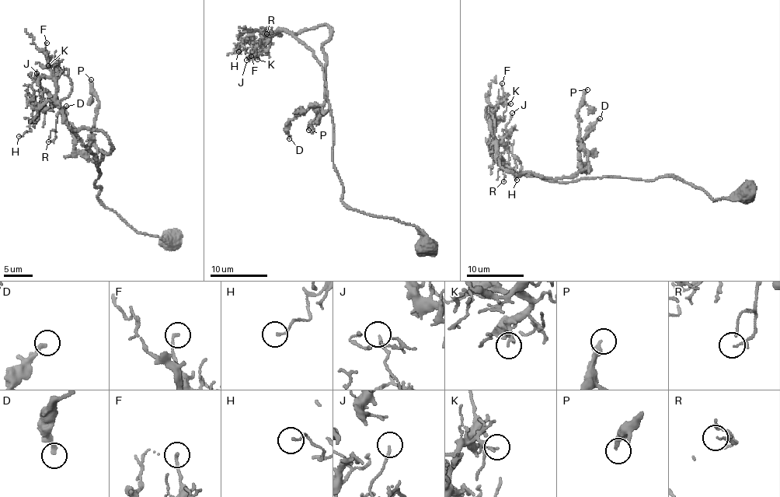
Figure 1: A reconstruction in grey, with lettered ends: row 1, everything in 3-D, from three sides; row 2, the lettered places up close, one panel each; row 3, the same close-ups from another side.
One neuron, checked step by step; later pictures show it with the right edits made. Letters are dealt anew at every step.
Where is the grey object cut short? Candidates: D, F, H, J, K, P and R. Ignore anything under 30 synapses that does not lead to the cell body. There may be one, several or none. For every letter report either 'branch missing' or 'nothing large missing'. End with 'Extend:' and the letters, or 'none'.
D: nothing large missing
F: nothing large missing
H: nothing large missing
J: nothing large missing
K: nothing large missing
P: nothing large missing
R: nothing large missing
Extend: none

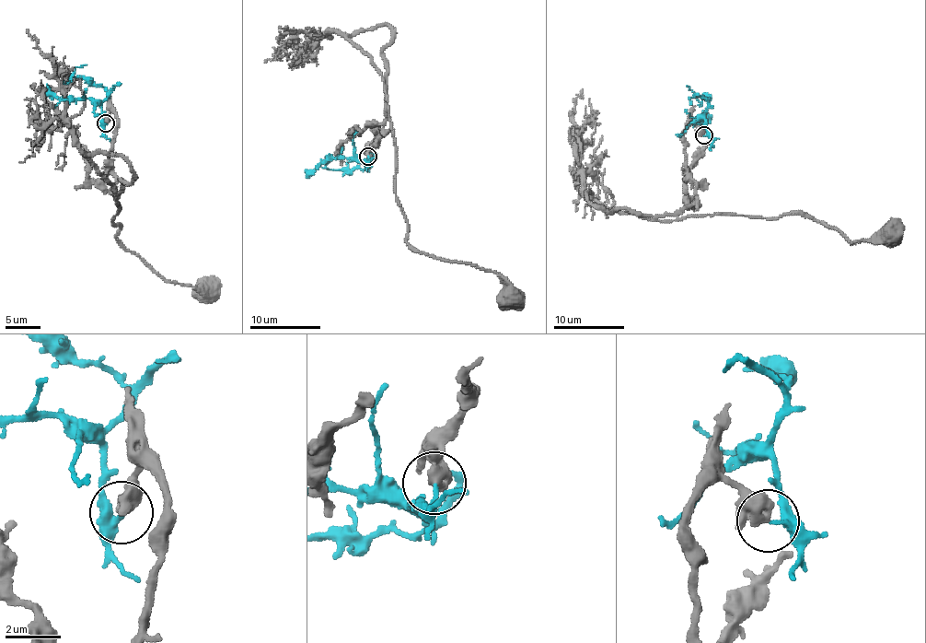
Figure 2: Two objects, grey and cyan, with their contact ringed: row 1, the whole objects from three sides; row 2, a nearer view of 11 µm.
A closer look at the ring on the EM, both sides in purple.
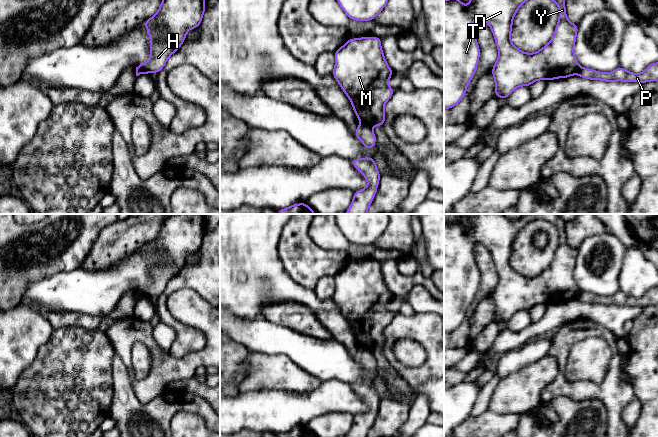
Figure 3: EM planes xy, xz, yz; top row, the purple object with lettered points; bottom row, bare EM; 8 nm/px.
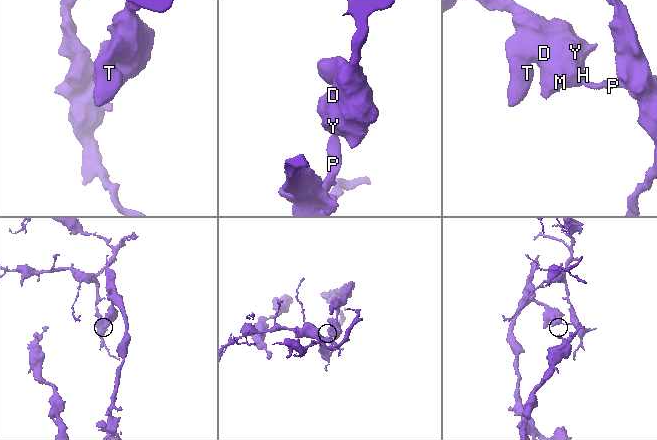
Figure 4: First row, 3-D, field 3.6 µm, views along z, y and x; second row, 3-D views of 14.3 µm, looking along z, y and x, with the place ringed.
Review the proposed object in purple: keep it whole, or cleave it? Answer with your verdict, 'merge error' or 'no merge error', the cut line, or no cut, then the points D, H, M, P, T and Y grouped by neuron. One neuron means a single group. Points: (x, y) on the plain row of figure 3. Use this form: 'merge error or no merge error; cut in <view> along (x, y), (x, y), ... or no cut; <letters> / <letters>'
merge error; cut in xz along (361, 346), (370, 351); D H M T Y / P

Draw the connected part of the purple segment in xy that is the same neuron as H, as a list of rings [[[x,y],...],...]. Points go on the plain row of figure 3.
[[[169,214],[158,236],[144,247],[151,265],[151,282],[136,293],[147,298],[159,297],[168,282],[184,267],[187,256],[200,250],[205,234],[205,214]]]

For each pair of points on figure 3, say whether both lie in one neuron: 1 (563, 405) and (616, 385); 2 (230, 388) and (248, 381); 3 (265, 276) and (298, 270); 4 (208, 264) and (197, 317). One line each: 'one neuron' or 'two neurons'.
1: two neurons
2: two neurons
3: two neurons
4: two neurons

